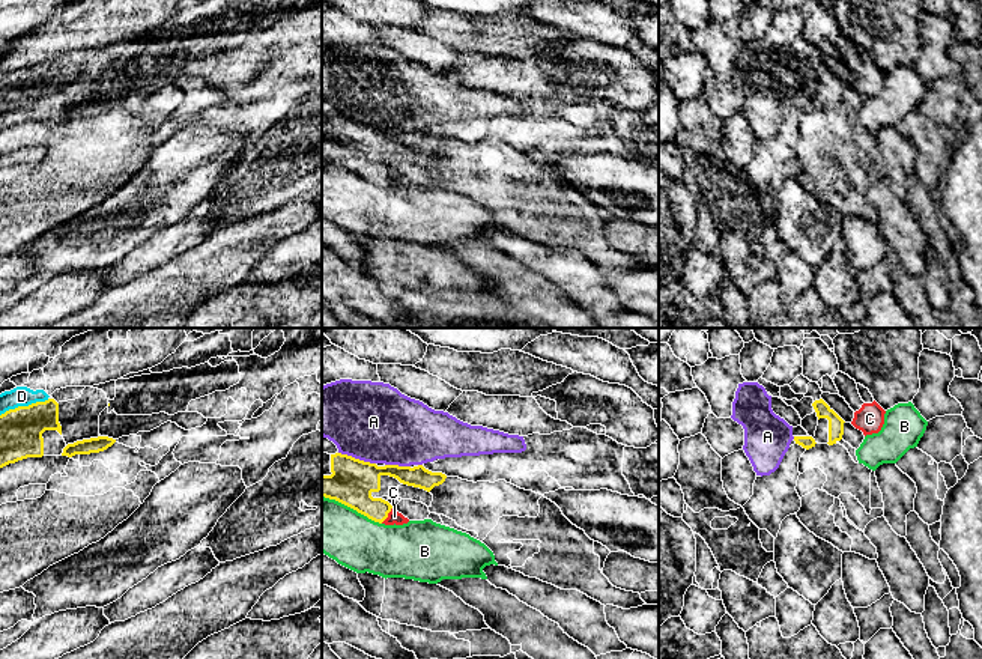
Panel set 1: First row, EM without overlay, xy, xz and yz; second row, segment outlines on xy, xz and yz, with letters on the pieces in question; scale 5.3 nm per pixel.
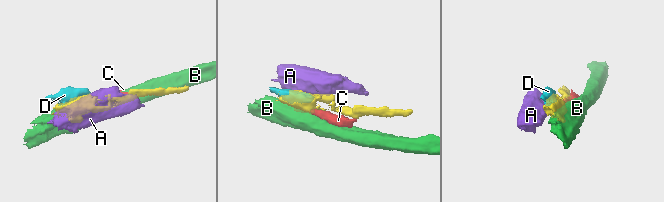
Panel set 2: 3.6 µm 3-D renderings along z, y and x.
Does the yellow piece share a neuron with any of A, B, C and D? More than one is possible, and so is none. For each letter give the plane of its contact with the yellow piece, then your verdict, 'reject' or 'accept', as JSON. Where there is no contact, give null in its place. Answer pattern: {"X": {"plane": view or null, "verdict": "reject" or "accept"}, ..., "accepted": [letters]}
{"A": {"plane": "xz", "verdict": "reject"}, "B": {"plane": "xz", "verdict": "reject"}, "C": {"plane": "xz", "verdict": "accept"}, "D": {"plane": "xy", "verdict": "reject"}, "accepted": ["C"]}

